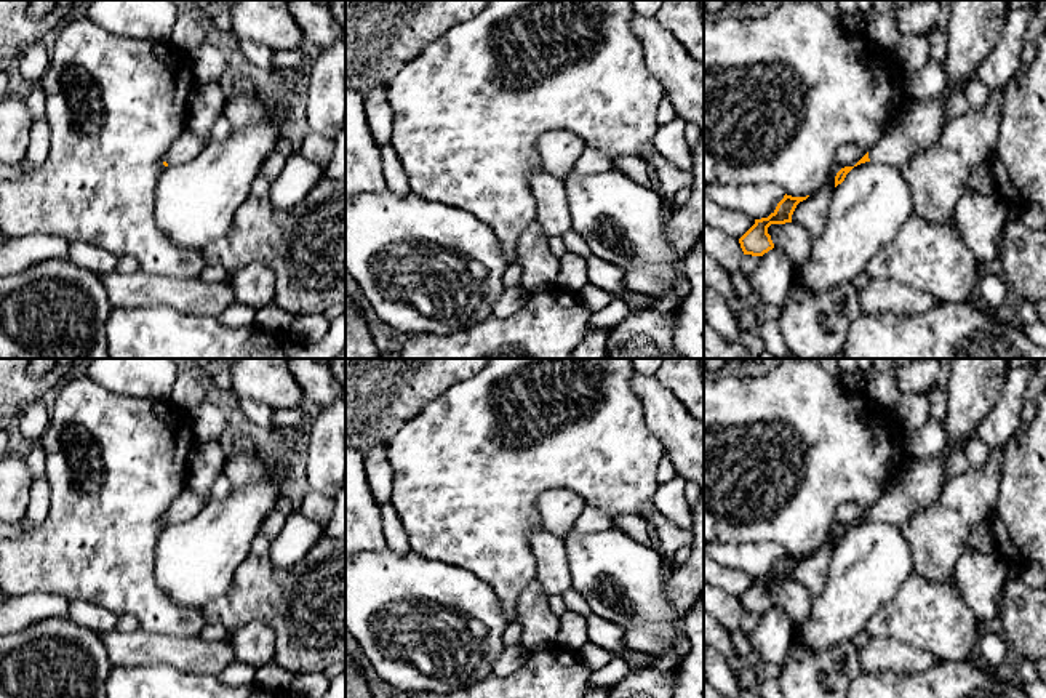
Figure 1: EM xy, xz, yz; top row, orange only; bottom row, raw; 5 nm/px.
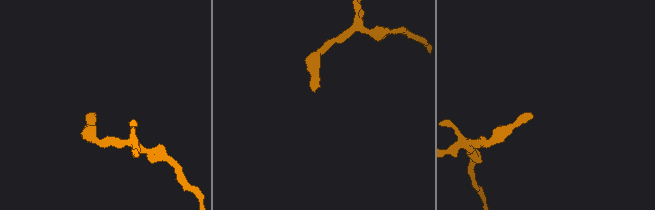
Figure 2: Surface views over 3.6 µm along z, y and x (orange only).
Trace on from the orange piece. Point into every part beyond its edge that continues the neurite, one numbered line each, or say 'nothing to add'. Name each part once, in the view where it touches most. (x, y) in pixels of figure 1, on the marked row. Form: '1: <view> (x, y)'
1: yz (973, 28)

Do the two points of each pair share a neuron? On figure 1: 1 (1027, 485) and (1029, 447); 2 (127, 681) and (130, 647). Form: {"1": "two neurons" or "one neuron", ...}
{"1": "one neuron", "2": "two neurons"}

